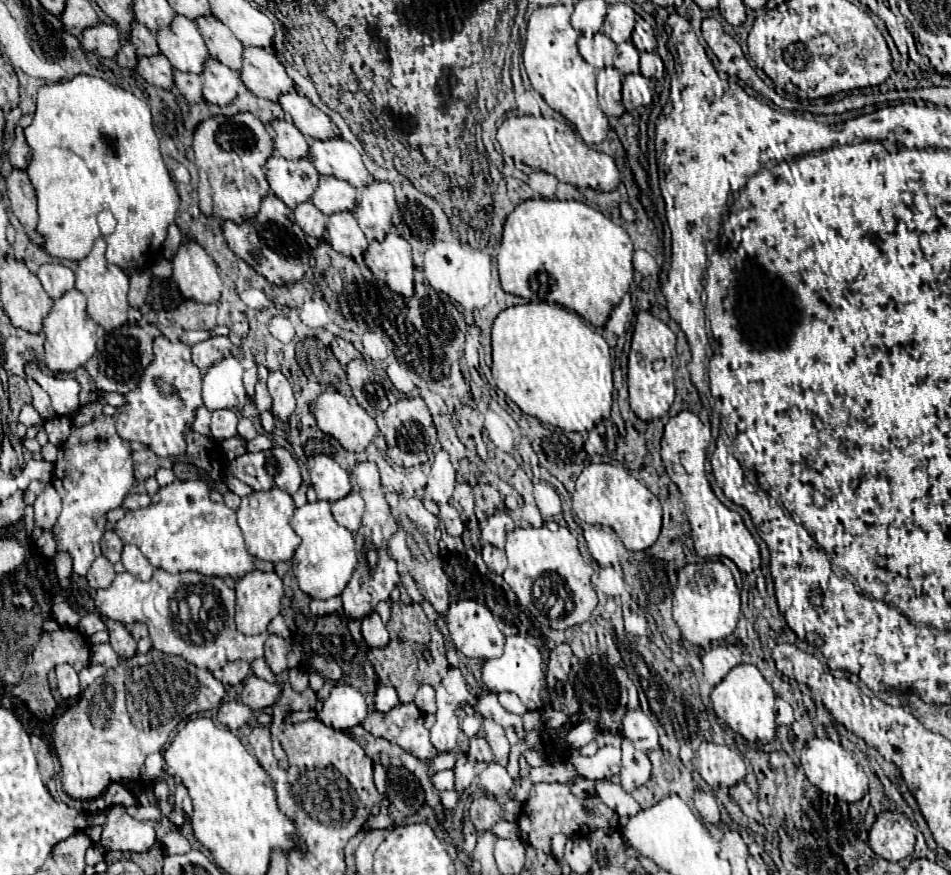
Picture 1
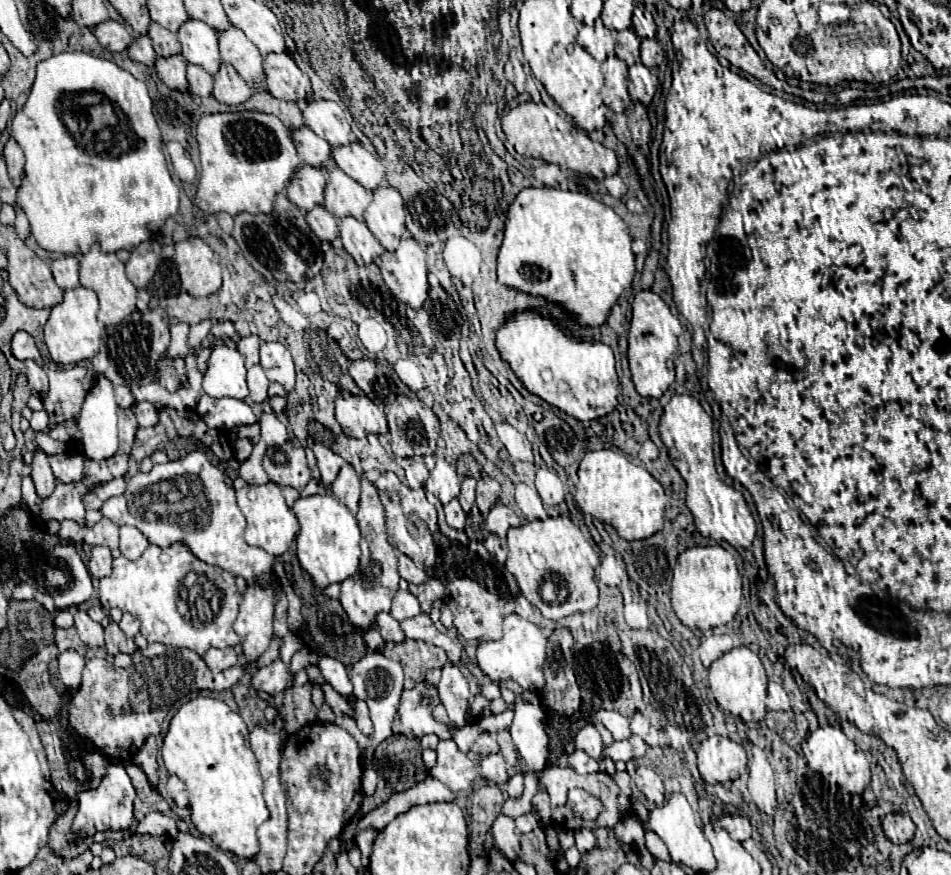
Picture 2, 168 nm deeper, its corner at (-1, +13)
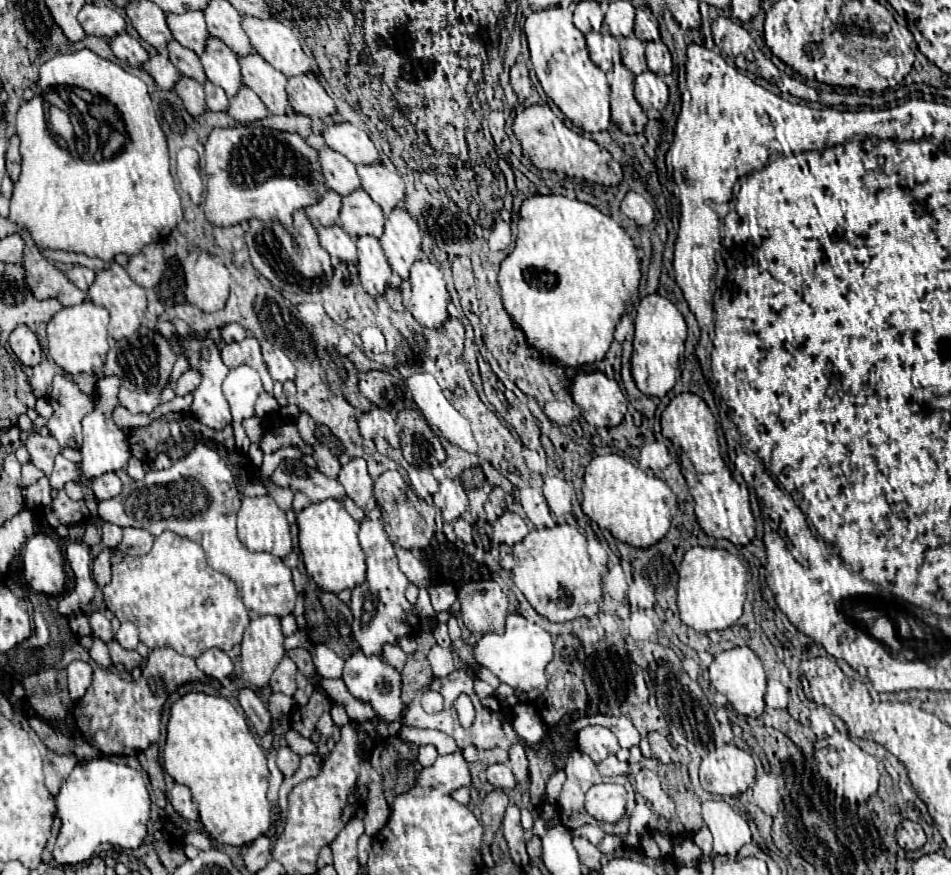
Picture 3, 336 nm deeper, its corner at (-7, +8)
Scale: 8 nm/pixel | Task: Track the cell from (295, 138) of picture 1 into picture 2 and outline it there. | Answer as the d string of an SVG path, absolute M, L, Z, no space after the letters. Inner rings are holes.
M307 126L291 130L291 138L293 138L293 144L295 144L297 152L299 152L299 158L305 164L321 166L323 162L331 160L331 146L329 146L329 142L323 140L323 138L319 138Z

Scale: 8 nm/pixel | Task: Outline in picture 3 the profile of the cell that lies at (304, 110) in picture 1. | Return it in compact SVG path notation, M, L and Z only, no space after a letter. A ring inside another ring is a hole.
M351 123L327 125L323 131L323 139L333 151L345 155L355 165L381 163L379 151L373 145L373 141L369 139L369 135Z

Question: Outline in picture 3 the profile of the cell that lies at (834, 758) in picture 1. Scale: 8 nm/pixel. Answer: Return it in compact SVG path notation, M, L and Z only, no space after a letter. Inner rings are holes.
M835 731L831 737L821 739L815 743L815 761L821 777L829 783L833 791L841 789L841 795L851 803L865 803L873 793L877 793L879 771L877 761L869 753L861 751L847 733Z

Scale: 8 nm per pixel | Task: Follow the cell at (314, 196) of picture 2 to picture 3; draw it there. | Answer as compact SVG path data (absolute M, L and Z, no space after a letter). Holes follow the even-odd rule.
M327 191L327 195L317 205L305 209L315 229L319 229L321 225L335 225L339 221L339 211L341 211L341 197L333 191Z

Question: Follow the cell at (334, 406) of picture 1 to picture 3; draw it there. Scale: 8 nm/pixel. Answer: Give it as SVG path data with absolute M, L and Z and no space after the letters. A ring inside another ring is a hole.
M373 407L369 413L359 417L359 429L365 439L379 439L383 437L391 447L399 447L399 433L401 427L397 425L395 417L379 407Z

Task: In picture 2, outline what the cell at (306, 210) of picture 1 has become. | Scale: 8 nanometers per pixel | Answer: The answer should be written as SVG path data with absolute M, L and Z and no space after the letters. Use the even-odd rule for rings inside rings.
M315 206L313 210L309 210L305 214L311 230L317 234L319 240L327 240L331 242L337 234L339 234L339 228L337 228L337 218L333 214L329 214L323 206Z

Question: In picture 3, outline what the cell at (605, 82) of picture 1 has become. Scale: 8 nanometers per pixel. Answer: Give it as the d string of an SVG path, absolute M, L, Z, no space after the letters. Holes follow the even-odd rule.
M615 65L611 71L607 71L607 81L611 85L611 121L627 135L643 133L647 113L633 97L635 75L623 65Z

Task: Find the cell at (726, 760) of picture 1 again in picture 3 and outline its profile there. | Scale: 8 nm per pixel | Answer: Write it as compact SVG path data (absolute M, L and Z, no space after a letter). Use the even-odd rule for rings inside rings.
M723 745L701 761L699 779L713 795L741 795L755 781L753 757L735 745Z

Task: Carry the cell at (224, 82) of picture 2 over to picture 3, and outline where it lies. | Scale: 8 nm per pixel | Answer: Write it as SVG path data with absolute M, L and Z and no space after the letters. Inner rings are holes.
M241 87L239 93L229 101L229 111L227 111L237 123L253 123L269 115L269 109L263 105L263 101L249 89Z

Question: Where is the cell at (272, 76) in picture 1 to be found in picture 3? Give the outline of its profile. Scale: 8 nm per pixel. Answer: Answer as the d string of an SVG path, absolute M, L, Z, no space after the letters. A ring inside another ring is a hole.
M313 73L289 77L287 93L291 107L301 115L327 119L335 113L335 101L327 95Z

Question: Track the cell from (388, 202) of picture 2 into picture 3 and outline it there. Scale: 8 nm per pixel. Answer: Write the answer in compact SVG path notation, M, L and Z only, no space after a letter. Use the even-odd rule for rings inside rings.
M393 209L385 221L385 233L379 239L391 269L401 277L409 277L413 261L419 259L421 231L405 209Z

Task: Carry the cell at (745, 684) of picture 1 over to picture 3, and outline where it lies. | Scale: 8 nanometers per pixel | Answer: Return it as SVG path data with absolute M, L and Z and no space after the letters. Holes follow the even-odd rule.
M733 647L729 651L715 655L713 663L709 665L709 681L719 693L727 695L729 703L733 705L737 713L747 715L747 717L759 717L763 713L763 707L765 707L763 695L765 695L765 685L767 685L765 669L749 647Z

